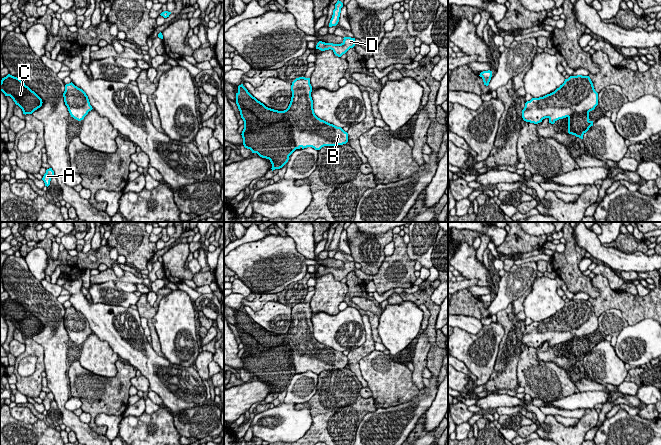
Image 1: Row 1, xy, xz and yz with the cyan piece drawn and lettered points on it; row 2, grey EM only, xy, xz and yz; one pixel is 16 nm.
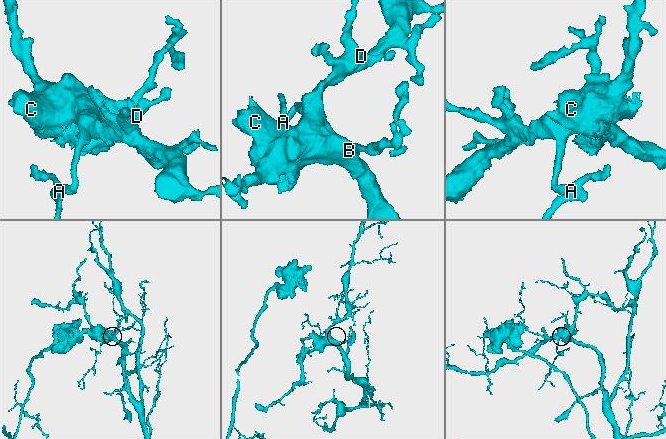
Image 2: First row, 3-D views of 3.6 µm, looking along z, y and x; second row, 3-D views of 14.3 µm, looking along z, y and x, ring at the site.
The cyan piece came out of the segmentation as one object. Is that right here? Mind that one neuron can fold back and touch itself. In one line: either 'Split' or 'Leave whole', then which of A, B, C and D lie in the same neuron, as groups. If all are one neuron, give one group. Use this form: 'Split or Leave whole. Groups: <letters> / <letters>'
Leave whole. Groups: A B C D

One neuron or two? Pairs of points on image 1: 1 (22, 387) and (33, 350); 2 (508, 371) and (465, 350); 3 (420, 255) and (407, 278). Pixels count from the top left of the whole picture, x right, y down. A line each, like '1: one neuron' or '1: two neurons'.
1: one neuron
2: two neurons
3: two neurons

